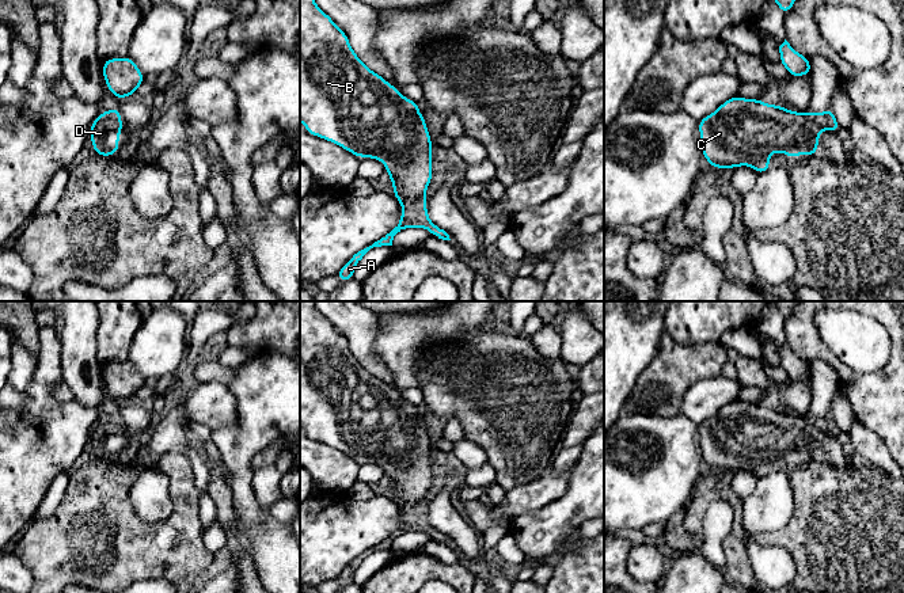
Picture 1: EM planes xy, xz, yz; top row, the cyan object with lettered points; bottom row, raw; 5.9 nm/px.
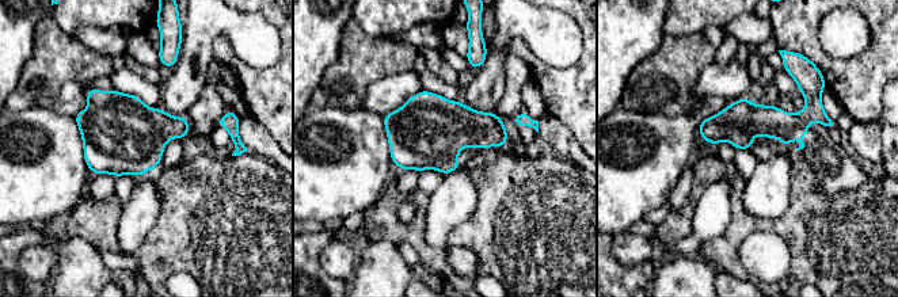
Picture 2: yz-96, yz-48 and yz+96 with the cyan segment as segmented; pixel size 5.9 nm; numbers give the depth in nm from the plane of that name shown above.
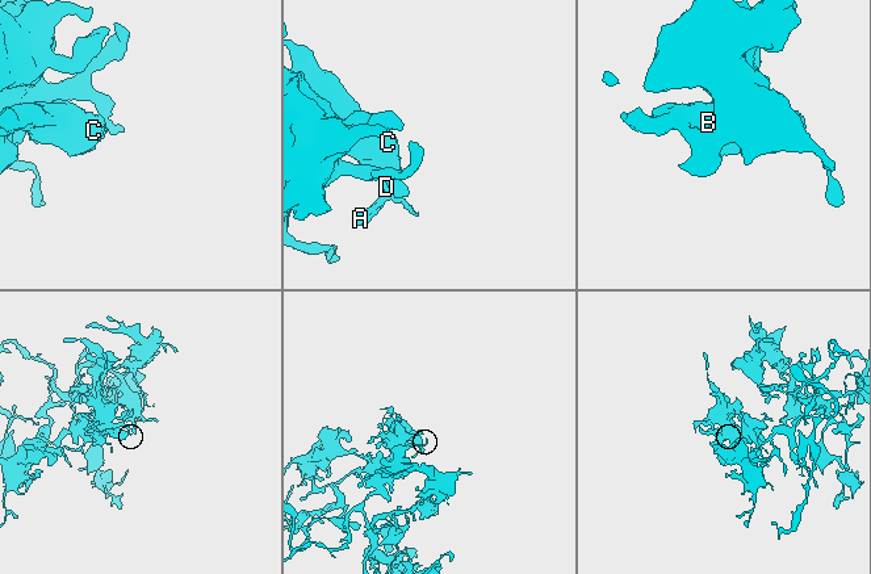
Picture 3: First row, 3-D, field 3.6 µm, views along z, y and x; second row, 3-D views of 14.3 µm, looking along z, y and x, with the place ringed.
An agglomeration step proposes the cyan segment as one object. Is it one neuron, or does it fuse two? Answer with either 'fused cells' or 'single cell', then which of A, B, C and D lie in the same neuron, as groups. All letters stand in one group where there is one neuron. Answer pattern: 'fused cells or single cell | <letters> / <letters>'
fused cells | A / B C D

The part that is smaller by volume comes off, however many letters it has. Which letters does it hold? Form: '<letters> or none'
B, C, D

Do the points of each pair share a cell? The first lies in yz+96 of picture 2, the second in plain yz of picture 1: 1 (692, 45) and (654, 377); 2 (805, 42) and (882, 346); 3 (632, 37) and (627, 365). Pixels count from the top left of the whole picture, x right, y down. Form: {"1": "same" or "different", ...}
{"1": "same", "2": "different", "3": "same"}

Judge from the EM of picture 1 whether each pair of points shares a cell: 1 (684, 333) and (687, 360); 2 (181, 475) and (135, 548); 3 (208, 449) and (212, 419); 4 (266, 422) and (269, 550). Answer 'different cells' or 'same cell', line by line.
1: different cells
2: same cell
3: different cells
4: same cell

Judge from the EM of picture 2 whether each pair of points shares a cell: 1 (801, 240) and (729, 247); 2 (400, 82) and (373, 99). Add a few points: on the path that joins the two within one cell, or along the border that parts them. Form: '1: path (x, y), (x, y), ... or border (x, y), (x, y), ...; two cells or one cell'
1: path (782, 225), (748, 225), (745, 228); one cell
2: path (394, 88), (380, 98); one cell

